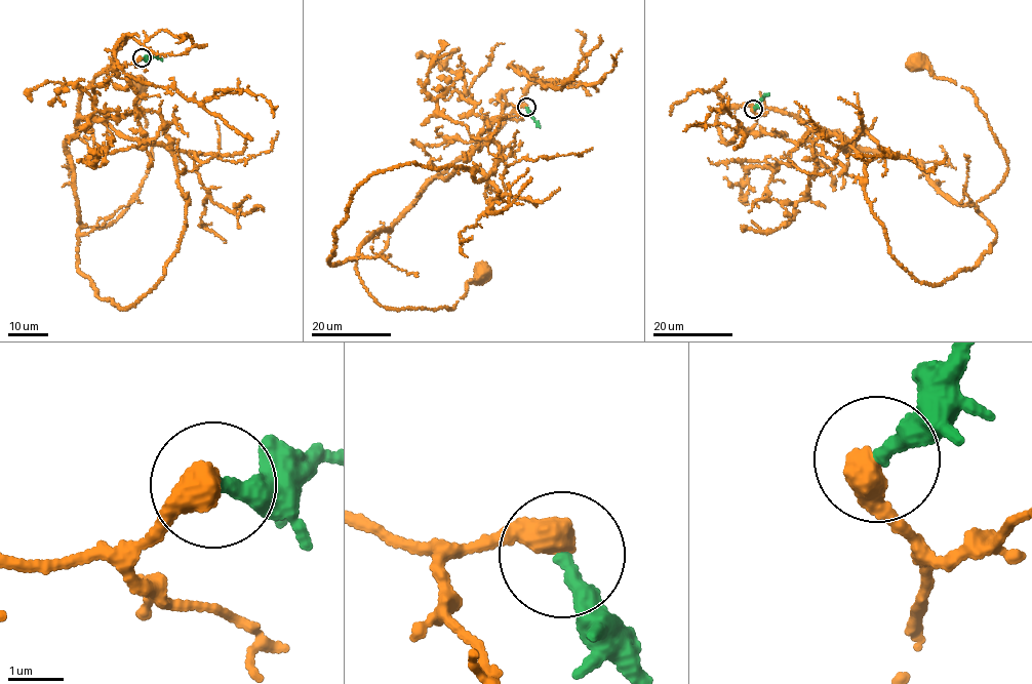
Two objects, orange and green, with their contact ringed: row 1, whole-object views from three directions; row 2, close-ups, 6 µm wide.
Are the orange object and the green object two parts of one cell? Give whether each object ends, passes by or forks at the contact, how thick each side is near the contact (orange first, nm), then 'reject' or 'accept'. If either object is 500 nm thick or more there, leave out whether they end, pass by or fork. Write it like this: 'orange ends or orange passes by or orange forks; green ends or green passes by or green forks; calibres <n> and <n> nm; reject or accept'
calibres 550 and 260 nm; accept

